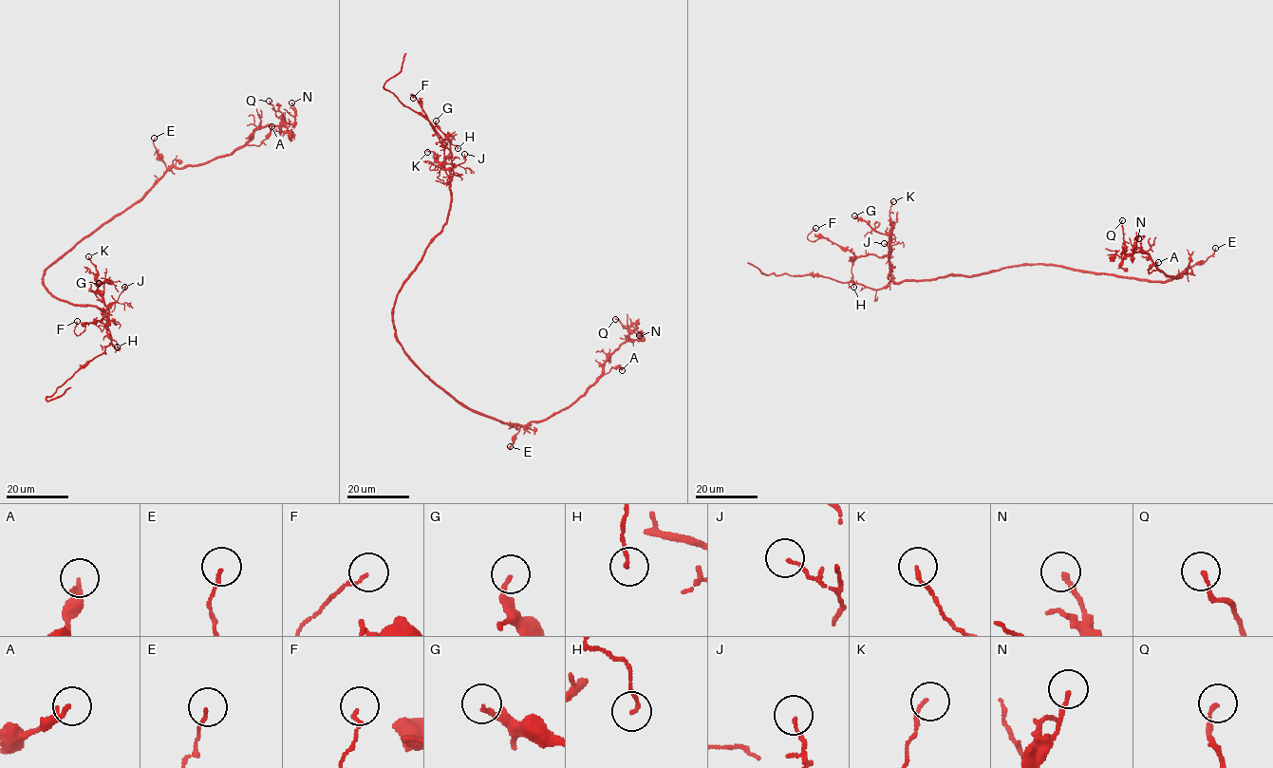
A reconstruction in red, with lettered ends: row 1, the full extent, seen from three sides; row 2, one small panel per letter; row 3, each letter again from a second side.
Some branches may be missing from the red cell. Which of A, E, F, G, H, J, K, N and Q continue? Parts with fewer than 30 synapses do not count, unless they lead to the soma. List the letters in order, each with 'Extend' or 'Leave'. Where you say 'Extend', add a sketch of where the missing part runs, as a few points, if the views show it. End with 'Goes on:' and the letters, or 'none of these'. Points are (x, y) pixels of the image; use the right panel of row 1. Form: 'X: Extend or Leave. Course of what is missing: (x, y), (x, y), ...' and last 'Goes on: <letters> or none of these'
A: Leave
E: Leave
F: Leave
G: Leave
H: Leave
J: Leave
K: Leave
N: Leave
Q: Leave
Goes on: none of these

